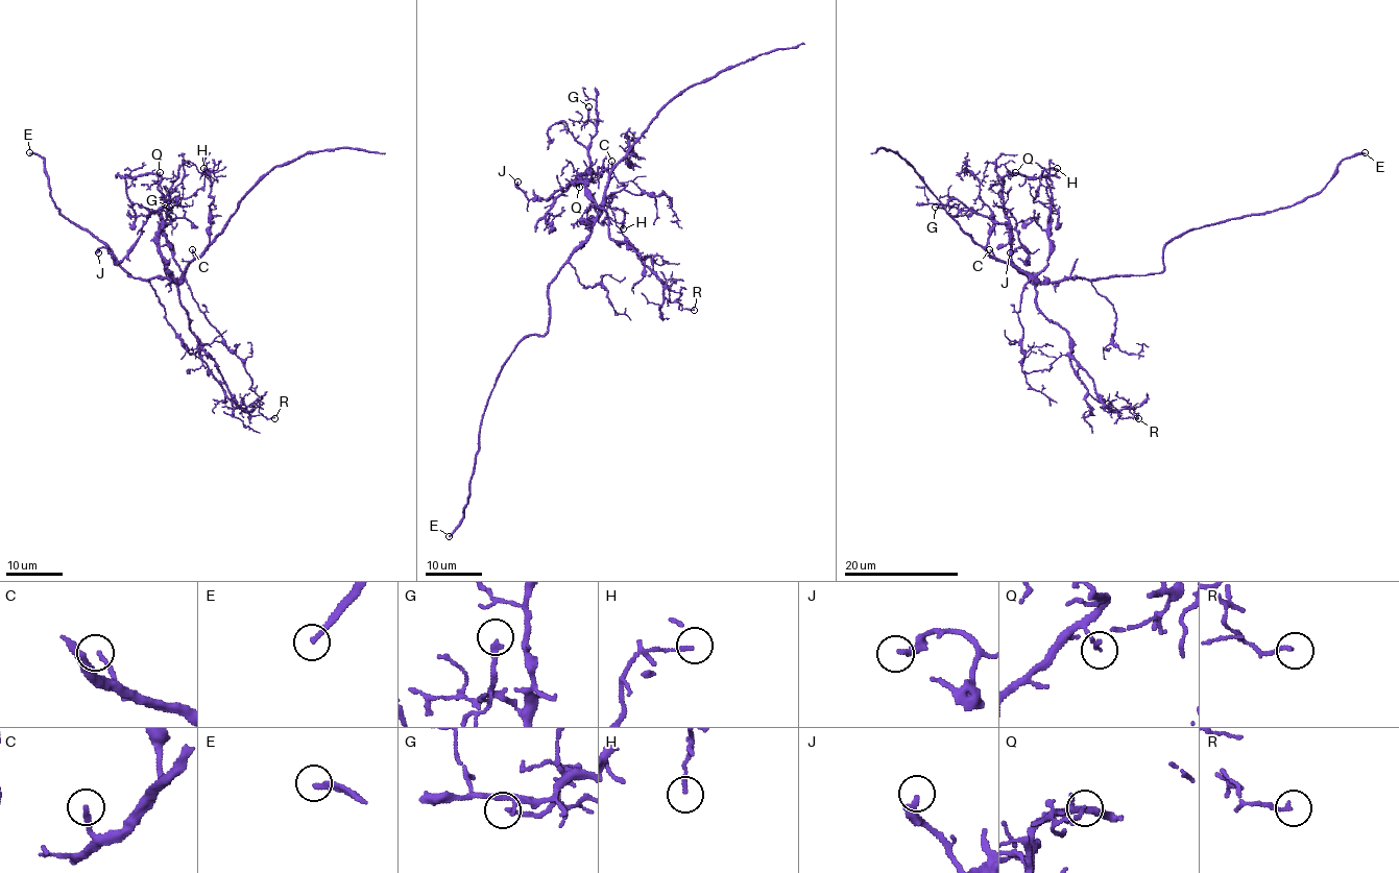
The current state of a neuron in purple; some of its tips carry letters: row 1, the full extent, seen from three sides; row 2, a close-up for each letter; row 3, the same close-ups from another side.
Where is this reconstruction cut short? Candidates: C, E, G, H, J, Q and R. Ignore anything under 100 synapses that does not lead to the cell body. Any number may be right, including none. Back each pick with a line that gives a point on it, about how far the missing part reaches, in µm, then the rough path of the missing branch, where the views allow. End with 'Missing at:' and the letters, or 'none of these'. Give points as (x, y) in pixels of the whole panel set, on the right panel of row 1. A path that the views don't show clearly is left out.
C: place (989, 249); missing 30 µm; course (989, 249), (980, 244), (962, 246), (965, 251), (949, 249), (962, 251), (968, 245), (965, 236), (956, 228)
E: place (1365, 152); missing 60 µm
Missing at: C, E

